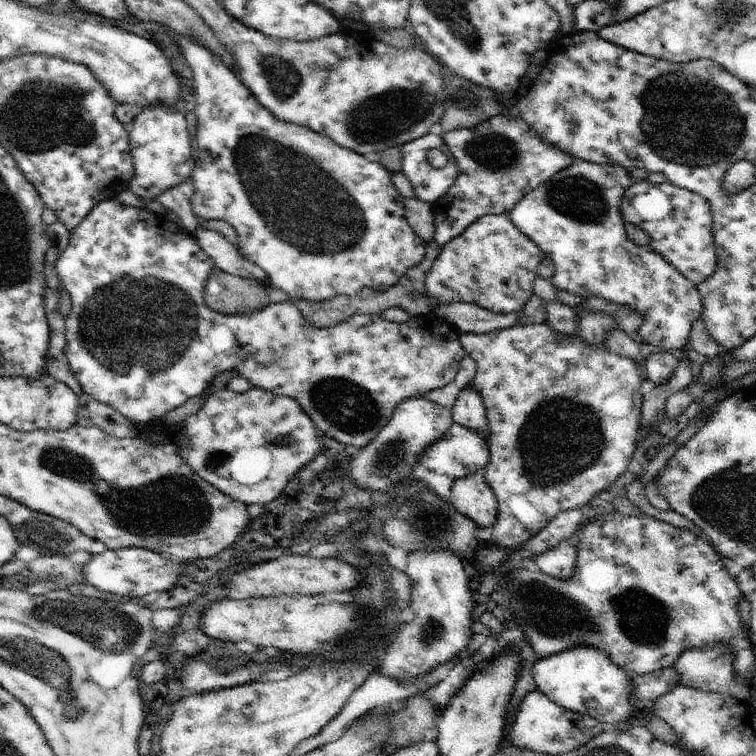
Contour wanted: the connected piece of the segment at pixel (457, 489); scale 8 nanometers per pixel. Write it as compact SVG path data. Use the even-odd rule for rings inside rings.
M474 473L464 479L455 479L449 501L477 527L493 526L498 516L498 501L485 476Z

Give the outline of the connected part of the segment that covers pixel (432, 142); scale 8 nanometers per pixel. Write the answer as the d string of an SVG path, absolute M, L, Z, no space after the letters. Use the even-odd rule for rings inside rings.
M428 132L412 142L403 144L401 146L401 152L403 168L401 172L408 177L418 199L431 205L439 198L442 198L442 196L444 196L448 192L448 189L454 184L458 174L457 162L452 151L449 150L448 145L440 135L434 135ZM430 149L441 150L448 157L448 164L446 164L444 168L435 169L430 166L427 159L427 154Z

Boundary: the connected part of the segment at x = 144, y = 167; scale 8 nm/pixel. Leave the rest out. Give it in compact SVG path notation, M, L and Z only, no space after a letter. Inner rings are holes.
M145 108L131 122L129 143L133 158L134 176L129 188L144 201L156 199L163 192L184 184L191 178L195 161L192 159L189 124L186 117L176 109Z

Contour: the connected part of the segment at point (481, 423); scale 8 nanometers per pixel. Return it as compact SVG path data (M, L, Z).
M470 383L458 395L458 400L451 408L454 423L464 425L472 430L487 434L489 422L484 401L476 387Z

